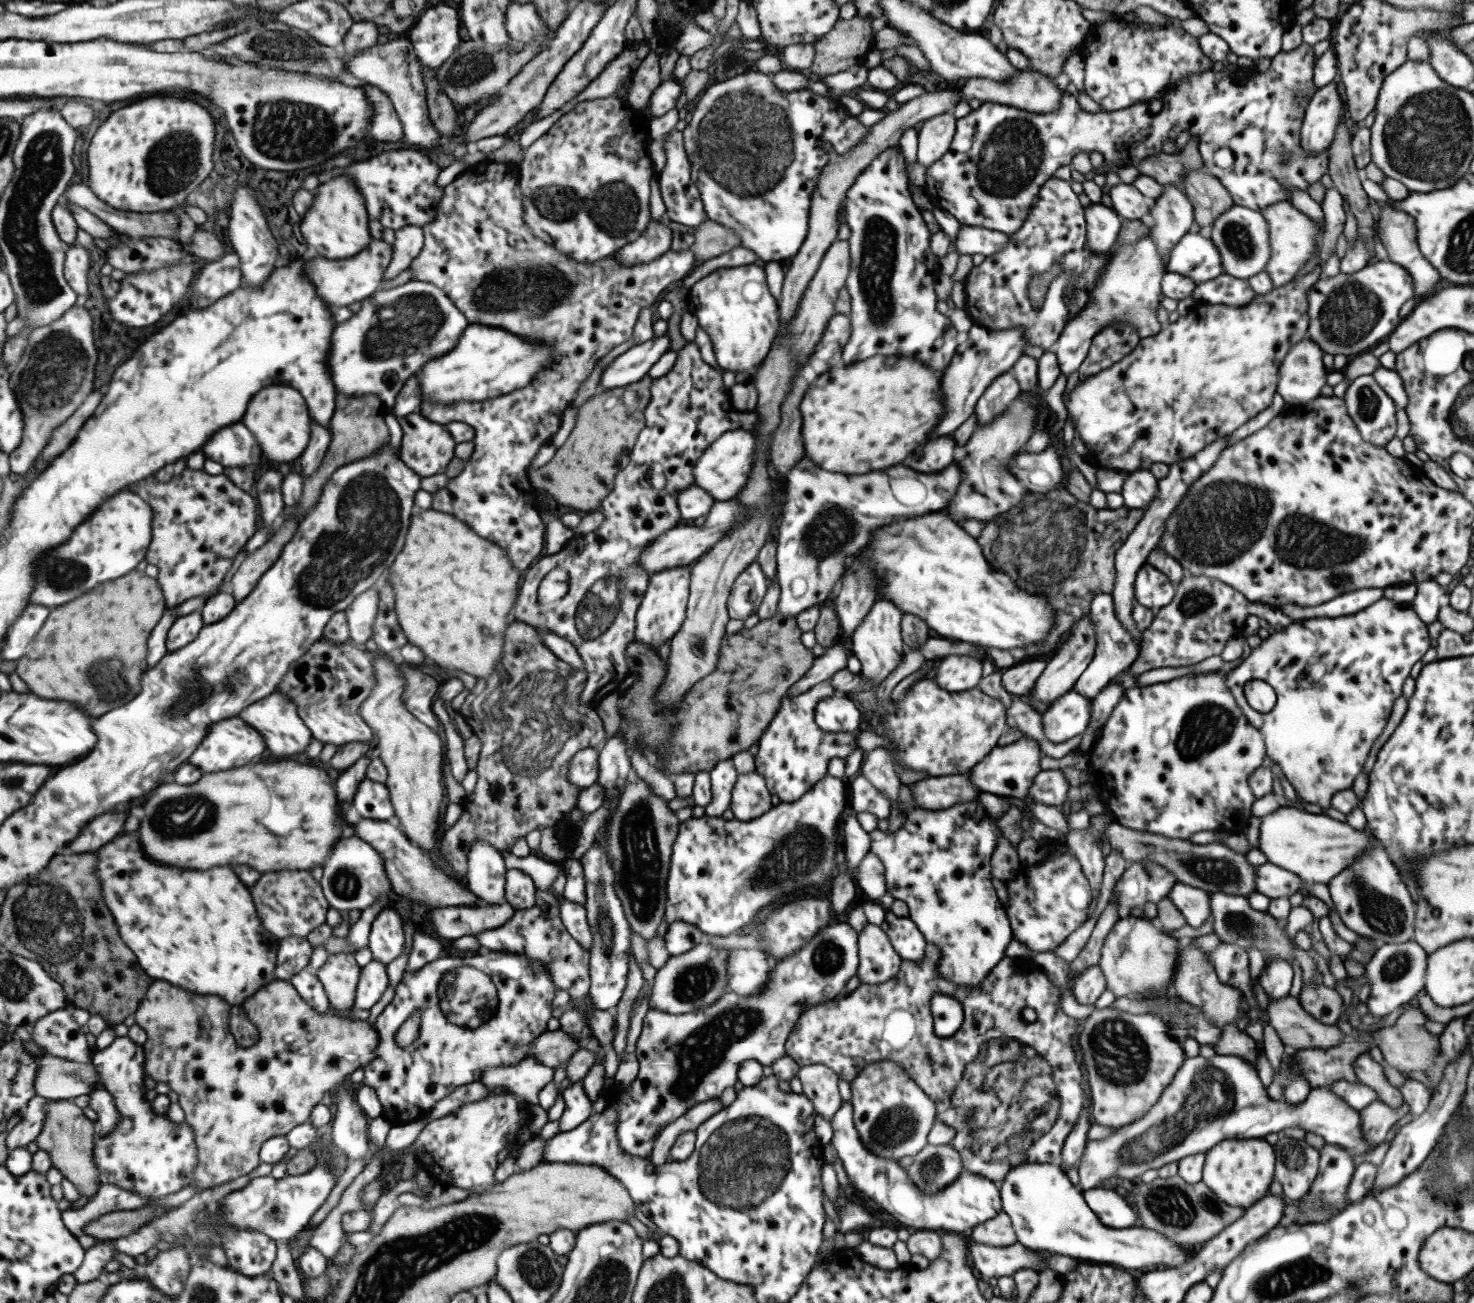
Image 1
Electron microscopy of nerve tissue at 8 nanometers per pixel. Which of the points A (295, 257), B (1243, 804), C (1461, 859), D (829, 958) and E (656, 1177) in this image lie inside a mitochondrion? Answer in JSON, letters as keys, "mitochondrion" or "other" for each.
{"A":"other","B":"other","C":"other","D":"mitochondrion","E":"other"}

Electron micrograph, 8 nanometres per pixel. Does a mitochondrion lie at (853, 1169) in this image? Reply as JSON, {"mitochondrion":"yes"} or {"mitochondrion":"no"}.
{"mitochondrion":"no"}

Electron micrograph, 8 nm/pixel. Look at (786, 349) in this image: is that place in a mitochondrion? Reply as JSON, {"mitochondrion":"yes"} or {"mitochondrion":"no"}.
{"mitochondrion":"no"}

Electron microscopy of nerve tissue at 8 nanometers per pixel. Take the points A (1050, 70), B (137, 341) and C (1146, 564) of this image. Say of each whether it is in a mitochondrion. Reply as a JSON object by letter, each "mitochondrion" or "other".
{"A":"other","B":"other","C":"other"}

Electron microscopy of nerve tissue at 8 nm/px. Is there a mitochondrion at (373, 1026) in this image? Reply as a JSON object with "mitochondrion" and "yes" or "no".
{"mitochondrion":"no"}

